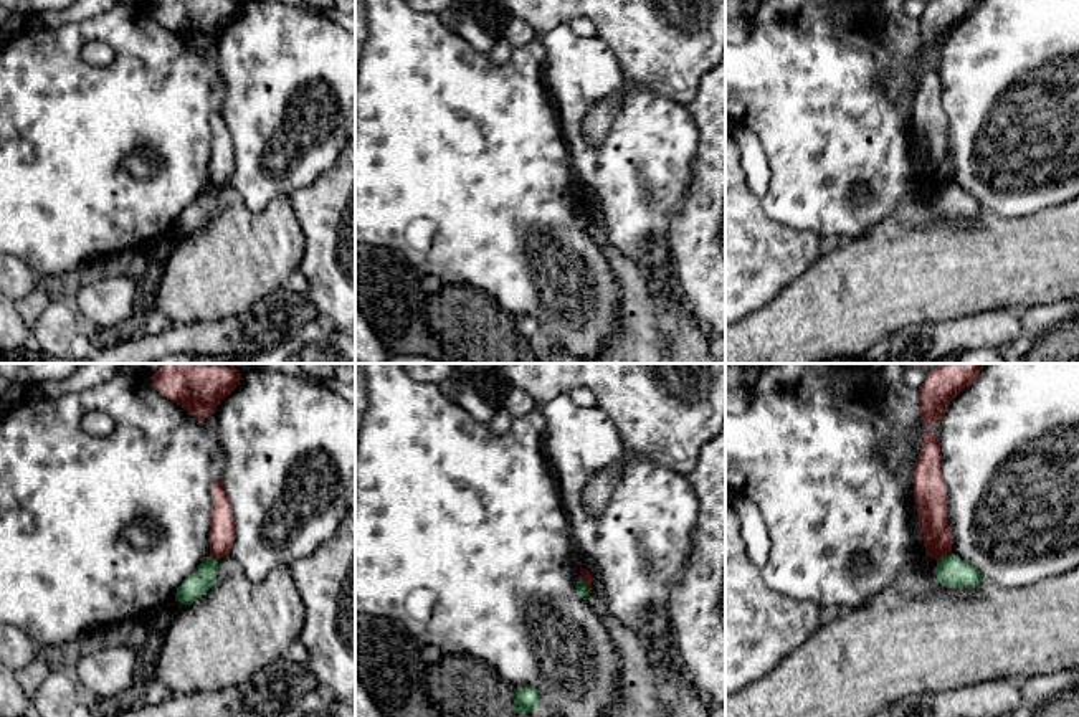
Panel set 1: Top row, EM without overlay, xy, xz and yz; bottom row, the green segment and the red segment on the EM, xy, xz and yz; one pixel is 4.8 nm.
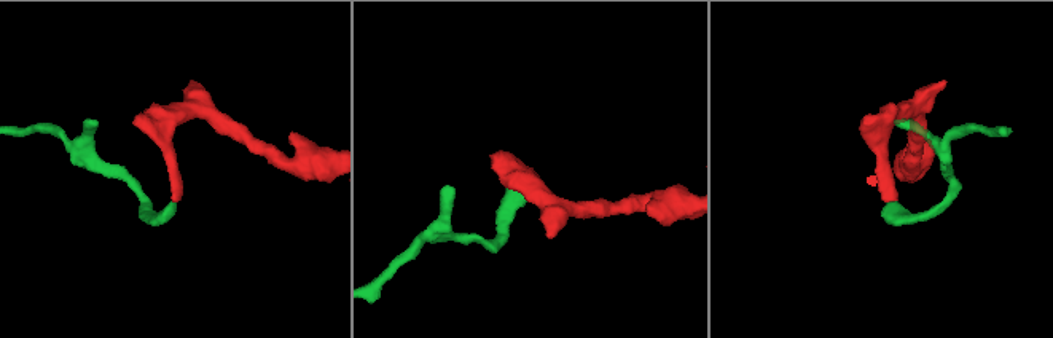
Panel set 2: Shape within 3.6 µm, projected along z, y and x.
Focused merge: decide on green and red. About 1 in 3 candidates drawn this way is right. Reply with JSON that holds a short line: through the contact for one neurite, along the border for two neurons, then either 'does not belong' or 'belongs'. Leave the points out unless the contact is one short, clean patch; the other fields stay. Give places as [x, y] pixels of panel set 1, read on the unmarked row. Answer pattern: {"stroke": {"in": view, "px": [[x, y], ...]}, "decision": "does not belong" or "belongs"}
{"stroke": {"in": "xz", "px": [[580, 207], [590, 220]]}, "decision": "does not belong"}

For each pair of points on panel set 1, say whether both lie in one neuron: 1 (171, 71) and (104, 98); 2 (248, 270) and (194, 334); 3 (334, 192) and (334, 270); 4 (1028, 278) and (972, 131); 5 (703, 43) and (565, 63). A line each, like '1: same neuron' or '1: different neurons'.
1: same neuron
2: different neurons
3: same neuron
4: different neurons
5: different neurons

